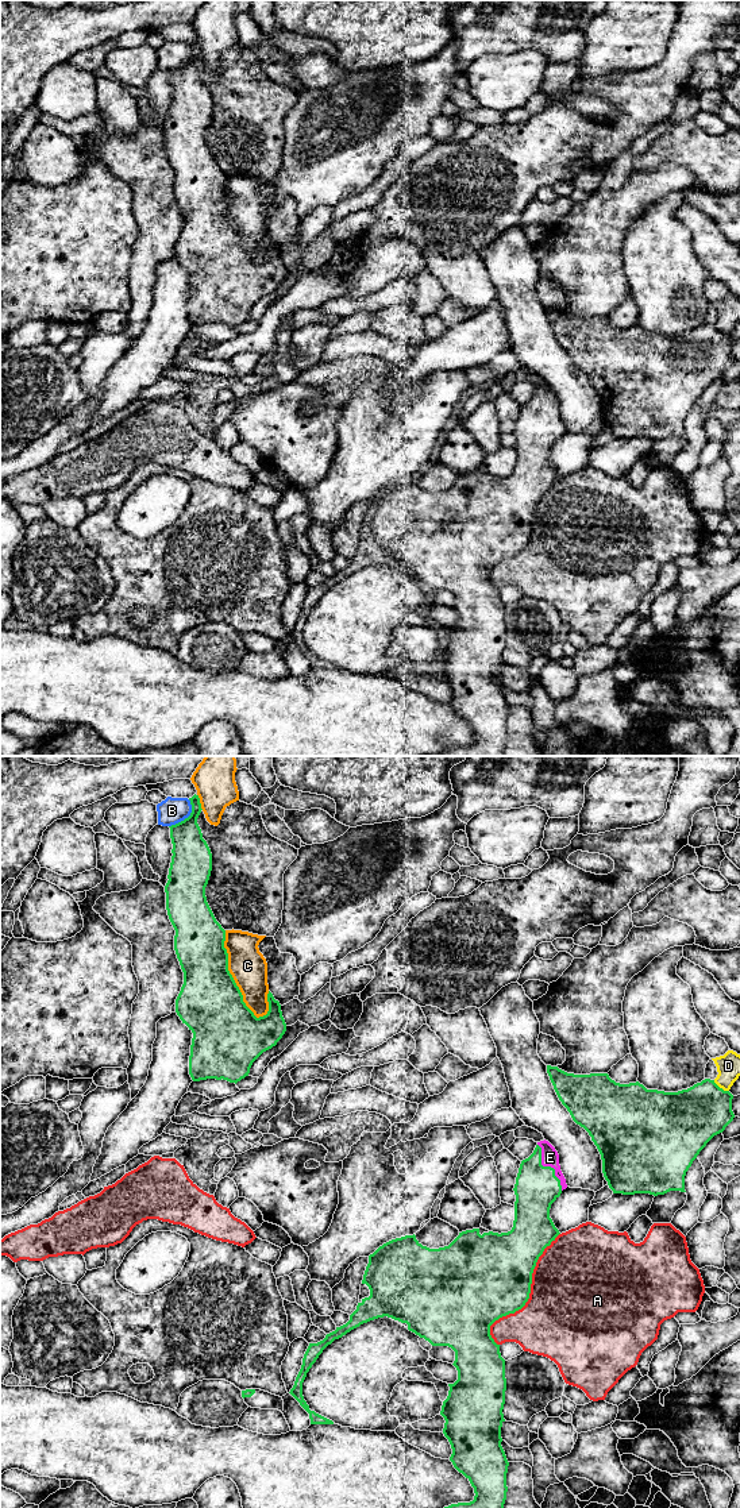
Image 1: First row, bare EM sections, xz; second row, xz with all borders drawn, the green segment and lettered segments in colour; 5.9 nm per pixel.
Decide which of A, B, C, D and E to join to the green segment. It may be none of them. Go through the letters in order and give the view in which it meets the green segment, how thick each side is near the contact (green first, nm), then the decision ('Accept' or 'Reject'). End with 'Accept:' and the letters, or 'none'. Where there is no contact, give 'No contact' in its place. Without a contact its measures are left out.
A: Touches green in xz. Thickness 480 nm (green) against 480 nm. Reject
B: Touches green in xz. Thickness 240 nm (green) against 160 nm. Reject
C: Touches green in xz. Thickness 380 nm (green) against 220 nm. Reject
D: Touches green in xz. Thickness 340 nm (green) against 140 nm. Reject
E: Touches green in xz. Thickness 260 nm (green) against 110 nm. Accept
Accept: E

